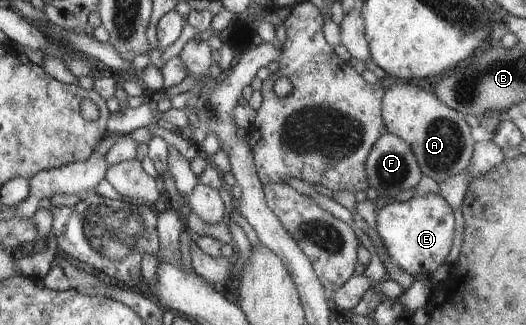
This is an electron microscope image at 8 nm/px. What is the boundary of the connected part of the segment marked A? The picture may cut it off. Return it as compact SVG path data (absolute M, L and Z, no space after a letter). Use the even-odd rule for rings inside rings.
M386 81L388 92L384 94L383 121L387 125L387 133L410 144L420 172L438 184L448 180L450 176L464 172L470 166L476 142L470 135L471 127L463 114L448 108L439 97L418 86L412 86L406 81Z

